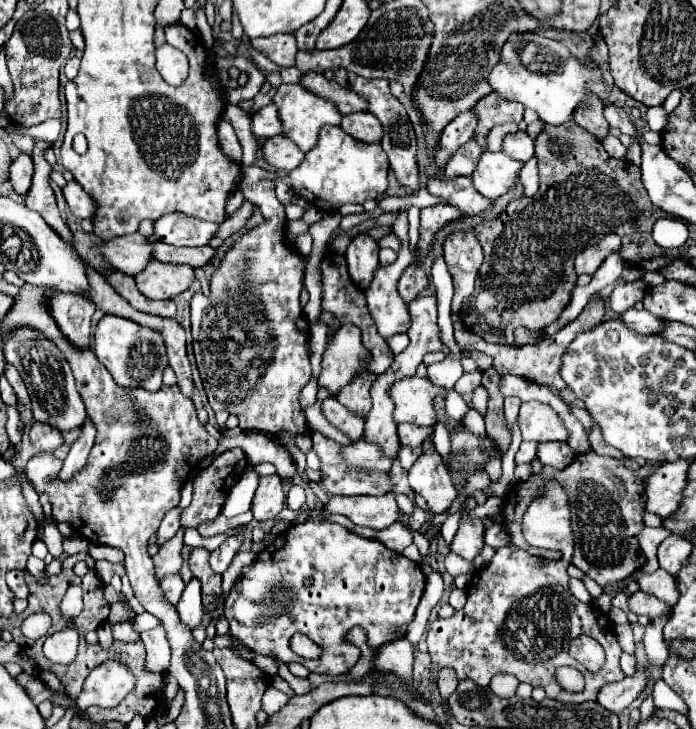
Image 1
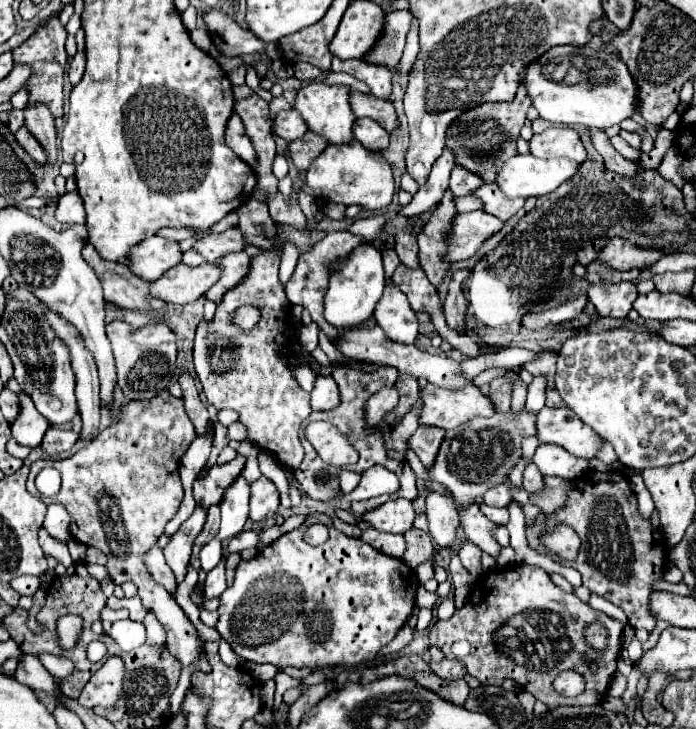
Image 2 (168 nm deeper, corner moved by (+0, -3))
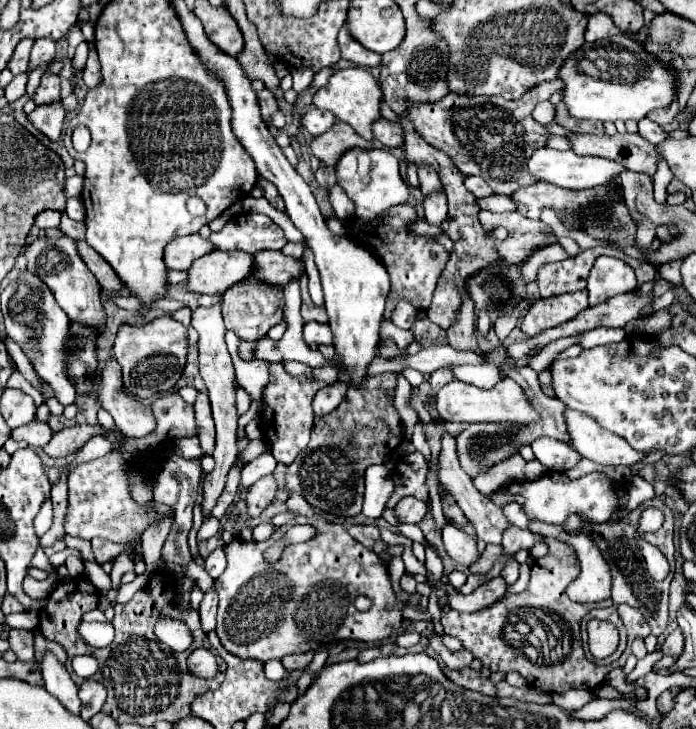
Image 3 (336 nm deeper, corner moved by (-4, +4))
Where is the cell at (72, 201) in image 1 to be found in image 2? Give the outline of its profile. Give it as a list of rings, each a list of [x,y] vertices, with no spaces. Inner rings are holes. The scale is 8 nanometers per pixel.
[[[67,192],[61,198],[61,204],[57,204],[55,218],[61,224],[83,224],[83,202],[79,200],[77,192]]]

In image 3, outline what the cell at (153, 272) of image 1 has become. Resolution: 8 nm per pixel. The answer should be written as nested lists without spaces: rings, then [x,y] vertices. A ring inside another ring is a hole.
[[[211,251],[199,257],[187,271],[187,291],[191,293],[223,293],[227,287],[247,279],[253,271],[249,253],[243,251]]]

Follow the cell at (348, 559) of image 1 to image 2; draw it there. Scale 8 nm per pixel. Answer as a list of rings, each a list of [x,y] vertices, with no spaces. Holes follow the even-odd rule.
[[[311,514],[299,528],[265,546],[255,558],[241,560],[237,564],[233,584],[219,598],[219,620],[215,630],[243,660],[261,664],[267,662],[279,668],[309,666],[311,670],[333,664],[359,666],[375,660],[379,650],[395,638],[399,628],[409,618],[417,592],[415,572],[409,570],[403,560],[391,560],[391,556],[375,552],[375,548],[371,548],[367,542],[345,536],[333,526],[331,518],[327,522],[329,540],[317,548],[305,544],[303,534],[307,526],[321,522],[319,518],[319,514]]]

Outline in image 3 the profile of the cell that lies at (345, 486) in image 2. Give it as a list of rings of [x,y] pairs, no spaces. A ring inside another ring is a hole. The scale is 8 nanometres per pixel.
[[[371,465],[365,471],[365,501],[363,513],[369,519],[379,519],[387,499],[393,493],[393,479],[385,465]]]

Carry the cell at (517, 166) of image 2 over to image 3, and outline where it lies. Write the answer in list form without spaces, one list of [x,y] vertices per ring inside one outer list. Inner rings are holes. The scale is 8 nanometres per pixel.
[[[547,147],[537,149],[531,155],[531,159],[527,161],[527,167],[529,167],[529,173],[537,181],[547,181],[547,183],[559,185],[563,189],[573,189],[573,191],[599,187],[599,185],[607,183],[611,177],[617,177],[625,169],[623,165],[619,165],[615,161],[607,161],[603,157],[581,157],[581,155],[575,155],[573,151],[555,151],[555,149],[547,149]]]

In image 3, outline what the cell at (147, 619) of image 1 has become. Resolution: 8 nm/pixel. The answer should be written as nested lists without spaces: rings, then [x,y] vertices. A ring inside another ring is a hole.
[[[111,621],[105,623],[81,623],[79,635],[85,643],[93,647],[107,647],[113,641],[113,625]]]

